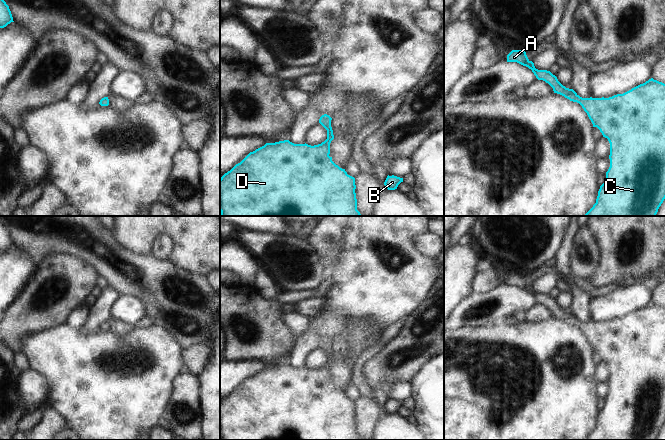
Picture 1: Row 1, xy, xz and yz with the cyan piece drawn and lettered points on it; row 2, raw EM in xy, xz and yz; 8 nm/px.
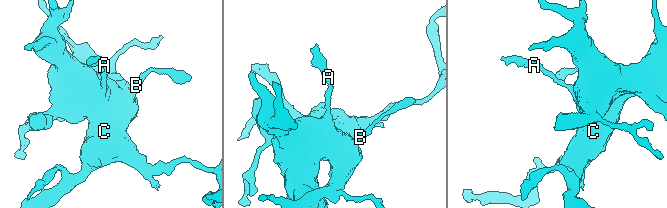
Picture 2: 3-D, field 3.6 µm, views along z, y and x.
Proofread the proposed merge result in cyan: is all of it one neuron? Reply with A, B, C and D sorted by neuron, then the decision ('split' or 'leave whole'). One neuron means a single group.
groups A B C D; leave whole

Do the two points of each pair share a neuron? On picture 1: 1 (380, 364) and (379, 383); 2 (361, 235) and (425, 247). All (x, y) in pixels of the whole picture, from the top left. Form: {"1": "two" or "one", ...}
{"1": "one", "2": "two"}

